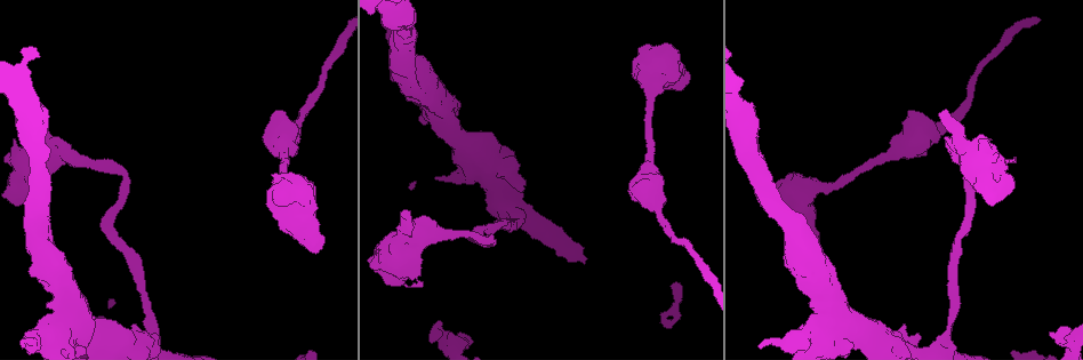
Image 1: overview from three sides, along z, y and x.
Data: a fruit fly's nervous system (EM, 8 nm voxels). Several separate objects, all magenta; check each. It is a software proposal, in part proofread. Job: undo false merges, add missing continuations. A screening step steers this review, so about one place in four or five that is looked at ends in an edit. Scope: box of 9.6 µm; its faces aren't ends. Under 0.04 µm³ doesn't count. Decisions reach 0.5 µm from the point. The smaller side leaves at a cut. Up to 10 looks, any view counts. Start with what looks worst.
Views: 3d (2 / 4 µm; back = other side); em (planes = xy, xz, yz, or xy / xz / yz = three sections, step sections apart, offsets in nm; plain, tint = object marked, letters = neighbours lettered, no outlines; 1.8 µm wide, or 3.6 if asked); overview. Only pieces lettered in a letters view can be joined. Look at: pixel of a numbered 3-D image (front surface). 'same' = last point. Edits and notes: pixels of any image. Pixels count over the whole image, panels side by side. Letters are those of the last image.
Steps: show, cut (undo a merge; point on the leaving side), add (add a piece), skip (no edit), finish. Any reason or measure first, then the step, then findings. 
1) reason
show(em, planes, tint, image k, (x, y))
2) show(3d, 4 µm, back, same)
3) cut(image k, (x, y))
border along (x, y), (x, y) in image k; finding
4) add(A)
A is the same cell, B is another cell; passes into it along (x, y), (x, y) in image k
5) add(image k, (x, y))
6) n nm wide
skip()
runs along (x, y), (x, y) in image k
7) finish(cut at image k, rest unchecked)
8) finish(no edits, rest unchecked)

show(em, planes, letters, image 1, (1069, 328))

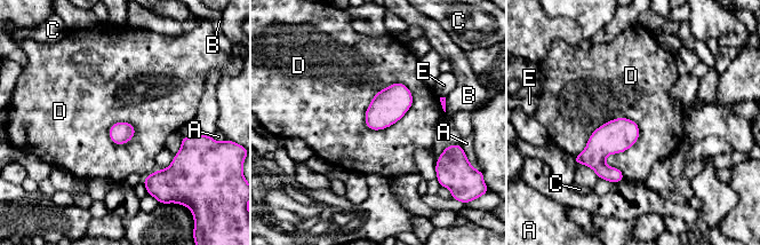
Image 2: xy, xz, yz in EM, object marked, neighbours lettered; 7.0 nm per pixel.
skip()
A, B, C, D and E are other cells; border along (639, 126), (609, 119), (574, 157) in image 2; none of them fits

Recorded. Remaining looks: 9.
show(em, yz, step 16, tint, image 1, (65, 158))

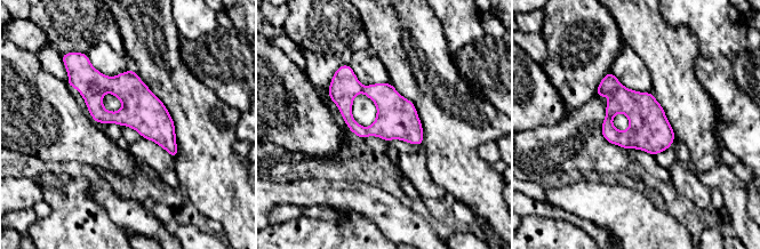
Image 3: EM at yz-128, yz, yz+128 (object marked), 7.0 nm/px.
another direction
show(em, planes, tint, same)

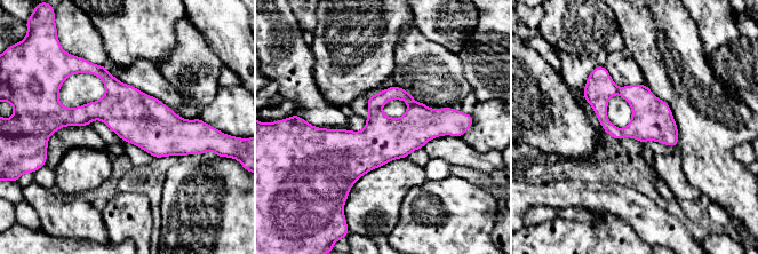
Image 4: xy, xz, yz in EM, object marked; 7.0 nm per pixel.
show(em, planes, letters, same)

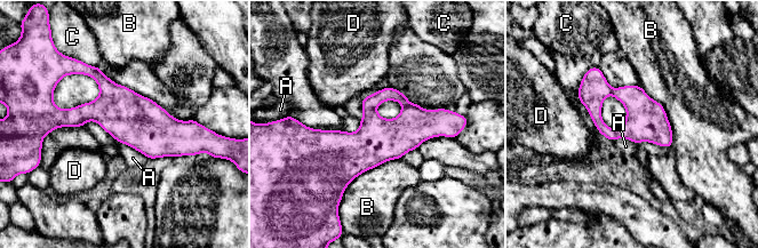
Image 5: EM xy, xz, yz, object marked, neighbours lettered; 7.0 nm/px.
300 nm wide
skip()
A, B, C and D are other cells; border along (117, 141), (134, 148), (148, 158) in image 5; all the same neuron

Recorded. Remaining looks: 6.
calibre changes
show(3d, 4 µm, image 1, (650, 84))

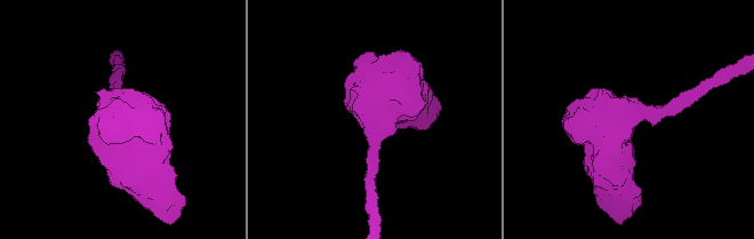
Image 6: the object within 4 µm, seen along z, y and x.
show(em, 3.6 µm, planes, tint, image 6, (629, 114))

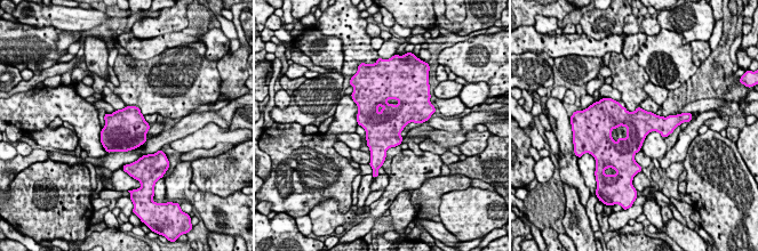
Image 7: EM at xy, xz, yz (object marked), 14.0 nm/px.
what lies round it
show(em, 3.6 µm, planes, letters, same)

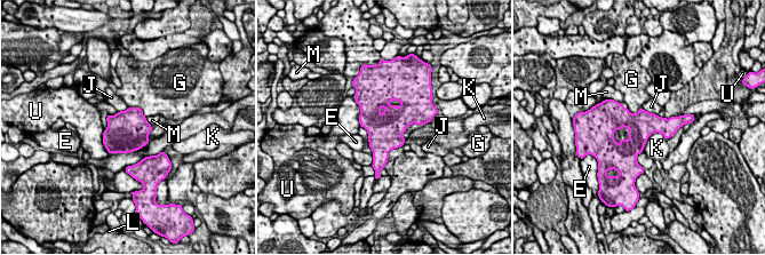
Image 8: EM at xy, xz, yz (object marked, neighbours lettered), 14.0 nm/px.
skip()
E, G, J, K, L, M and U are other cells; border along (666, 138), (653, 133), (643, 150) in image 8; one neuron here

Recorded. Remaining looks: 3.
branch stops here
show(em, 3.6 µm, planes, letters, image 1, (521, 192))

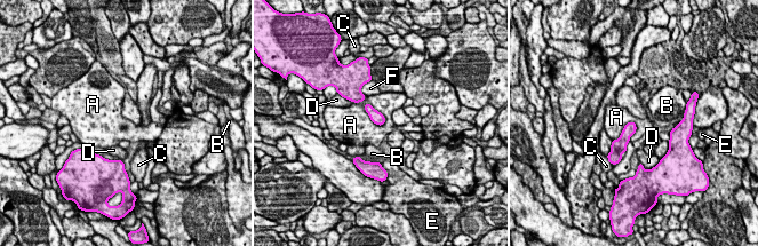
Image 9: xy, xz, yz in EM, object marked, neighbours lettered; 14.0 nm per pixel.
skip()
A, B, C, D, E and F are other cells; border along (351, 101), (369, 103), (385, 122) in image 9; no lettered piece goes on from it

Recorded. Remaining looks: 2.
finish(no edits, rest unchecked)

